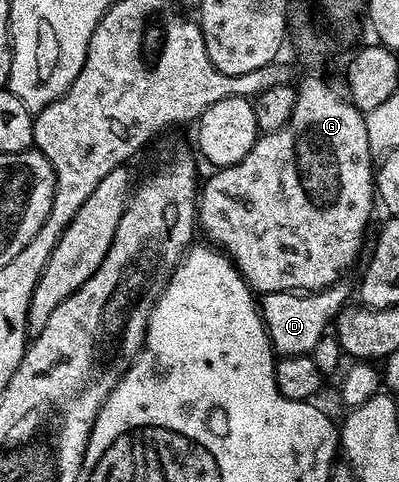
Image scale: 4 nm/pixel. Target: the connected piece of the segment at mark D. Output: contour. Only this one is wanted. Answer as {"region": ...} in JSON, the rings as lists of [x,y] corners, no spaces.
{"region":[[[340,279],[335,284],[314,291],[273,291],[262,294],[257,304],[263,316],[263,326],[271,341],[271,348],[276,356],[292,357],[293,355],[309,355],[322,337],[328,336],[333,322],[348,304],[347,296],[352,296],[353,289]]]}

